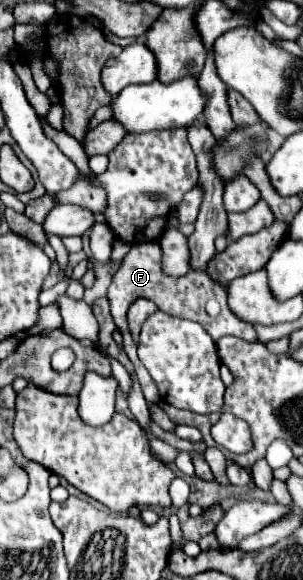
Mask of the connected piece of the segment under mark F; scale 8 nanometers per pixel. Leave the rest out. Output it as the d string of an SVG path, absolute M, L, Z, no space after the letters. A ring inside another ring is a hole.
M135 242L129 250L129 254L123 258L119 270L115 272L113 276L113 284L109 286L109 294L107 294L109 302L111 302L111 314L113 314L113 320L117 324L117 328L121 330L123 334L123 350L125 354L129 356L129 360L133 362L135 366L135 374L137 374L137 380L141 384L141 390L143 390L143 396L147 398L147 402L159 402L159 390L155 386L155 382L149 378L149 372L145 370L145 366L141 366L141 360L137 358L137 350L135 350L135 342L131 340L131 334L129 334L129 328L127 328L127 308L133 304L133 300L137 298L147 298L151 302L155 302L161 310L165 310L167 314L171 316L177 316L177 318L187 318L187 320L193 320L193 322L199 322L207 334L217 342L219 338L223 336L237 336L237 338L243 338L247 342L257 342L257 334L253 330L251 324L243 322L241 318L237 318L229 306L227 306L227 292L223 286L215 284L215 280L211 280L205 272L201 270L191 270L187 276L183 278L167 278L163 272L161 272L161 248L159 244L155 242ZM215 302L215 310L209 310L209 304Z

